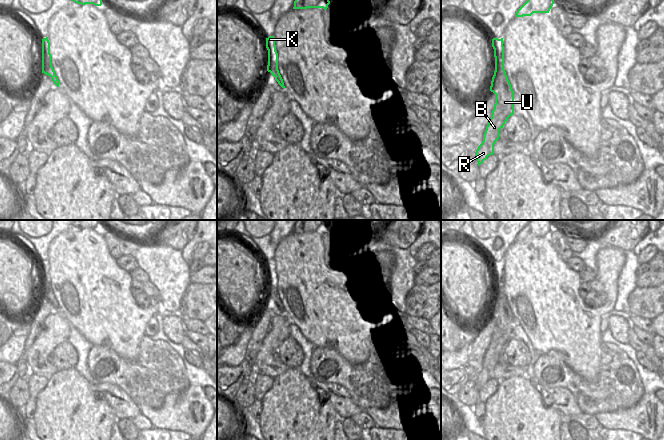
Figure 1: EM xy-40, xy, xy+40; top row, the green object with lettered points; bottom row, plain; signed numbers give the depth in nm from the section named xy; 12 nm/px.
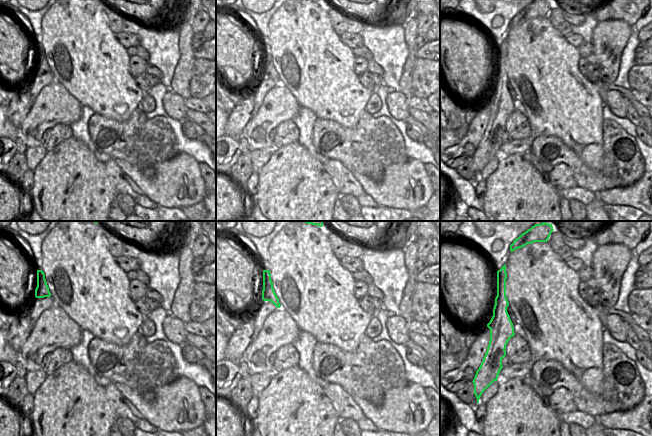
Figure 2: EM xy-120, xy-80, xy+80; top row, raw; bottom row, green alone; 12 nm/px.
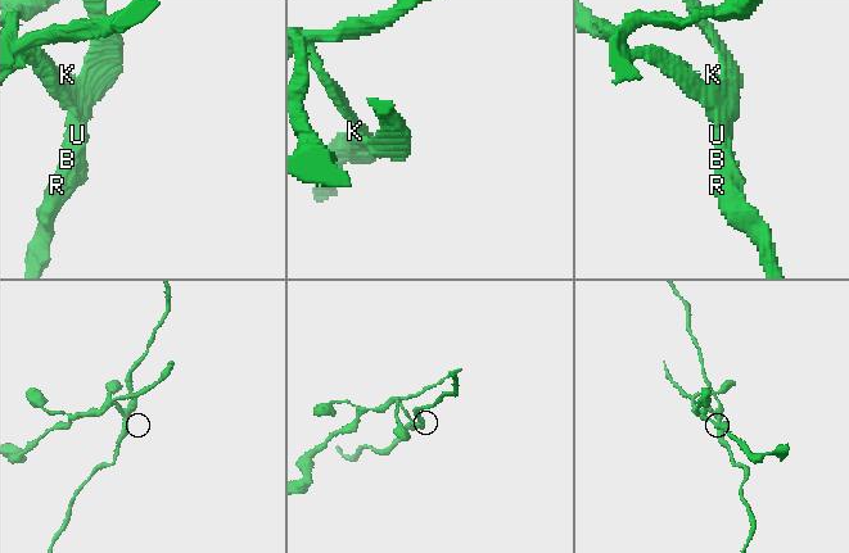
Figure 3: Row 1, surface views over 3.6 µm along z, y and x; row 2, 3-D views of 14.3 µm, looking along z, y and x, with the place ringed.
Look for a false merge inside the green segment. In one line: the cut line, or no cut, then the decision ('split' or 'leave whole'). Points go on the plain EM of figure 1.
xy+40 (503, 277), (495, 285) | split

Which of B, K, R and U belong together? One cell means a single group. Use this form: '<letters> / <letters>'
B R U / K

